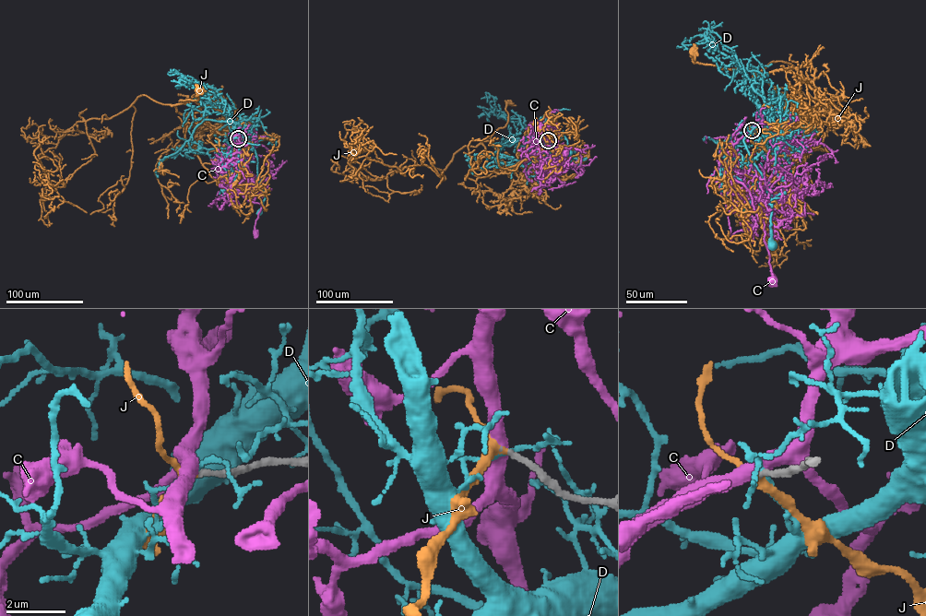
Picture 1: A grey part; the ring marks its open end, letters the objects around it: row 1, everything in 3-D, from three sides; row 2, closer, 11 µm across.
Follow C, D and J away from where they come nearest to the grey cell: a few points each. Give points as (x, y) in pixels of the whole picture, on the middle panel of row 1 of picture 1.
C: (548, 140), (549, 126), (555, 124), (559, 137), (554, 147), (571, 148), (565, 153)
D: (548, 140), (552, 143), (562, 135), (567, 140), (567, 149), (575, 152), (569, 153)
J: (548, 140), (548, 149), (537, 159), (495, 171), (481, 142), (492, 142), (490, 136), (505, 125), (509, 102)

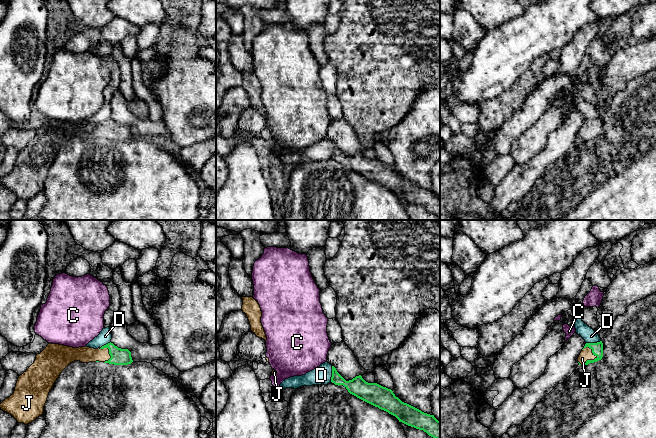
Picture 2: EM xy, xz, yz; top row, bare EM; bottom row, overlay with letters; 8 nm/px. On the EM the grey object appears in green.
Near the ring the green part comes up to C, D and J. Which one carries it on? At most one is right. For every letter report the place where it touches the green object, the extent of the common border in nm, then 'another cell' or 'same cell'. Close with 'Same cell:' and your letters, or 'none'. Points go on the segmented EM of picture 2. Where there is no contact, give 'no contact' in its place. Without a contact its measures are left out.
C: no contact; another cell
D: contact xz (332, 374); length 130 nm; another cell
J: contact yz (595, 358); length 160 nm; same cell
Same cell: J

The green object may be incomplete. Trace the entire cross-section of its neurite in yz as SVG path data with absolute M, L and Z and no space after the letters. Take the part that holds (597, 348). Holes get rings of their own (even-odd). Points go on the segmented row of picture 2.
M602 341L597 343L586 343L582 349L579 357L579 365L588 365L590 363L597 362L603 357L603 343Z

